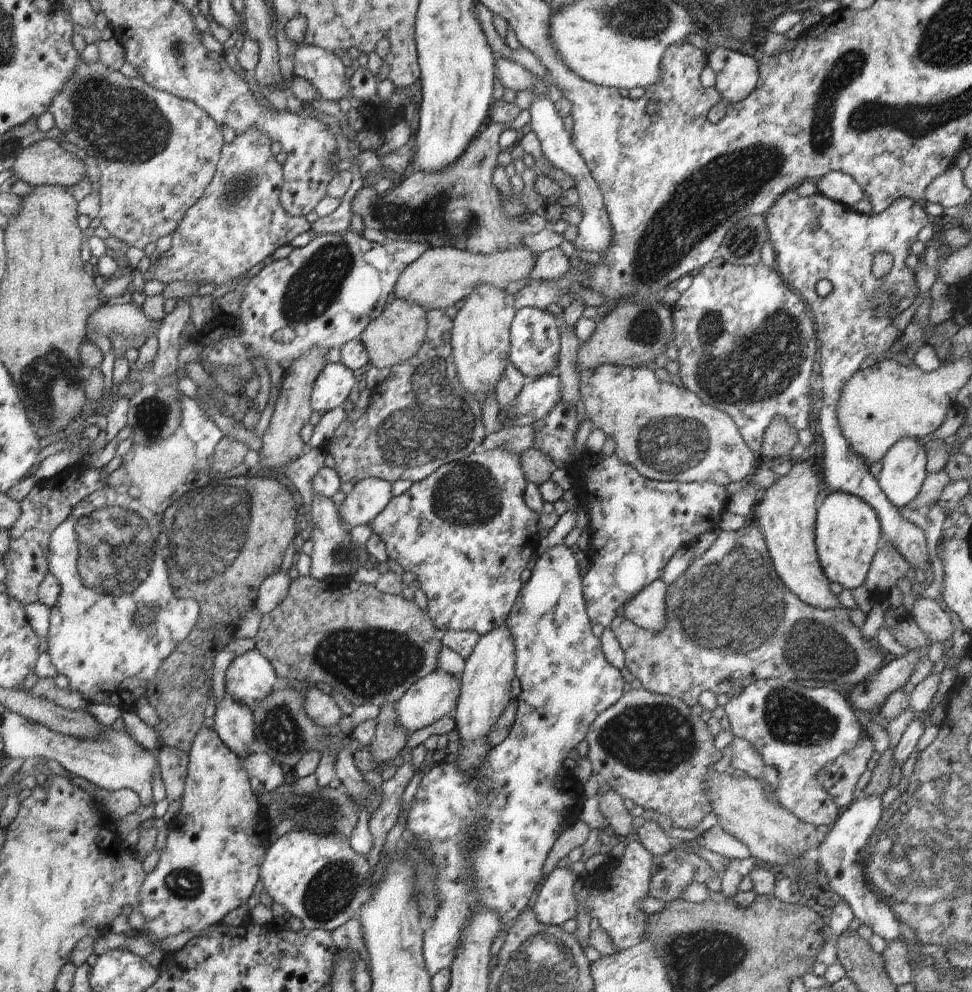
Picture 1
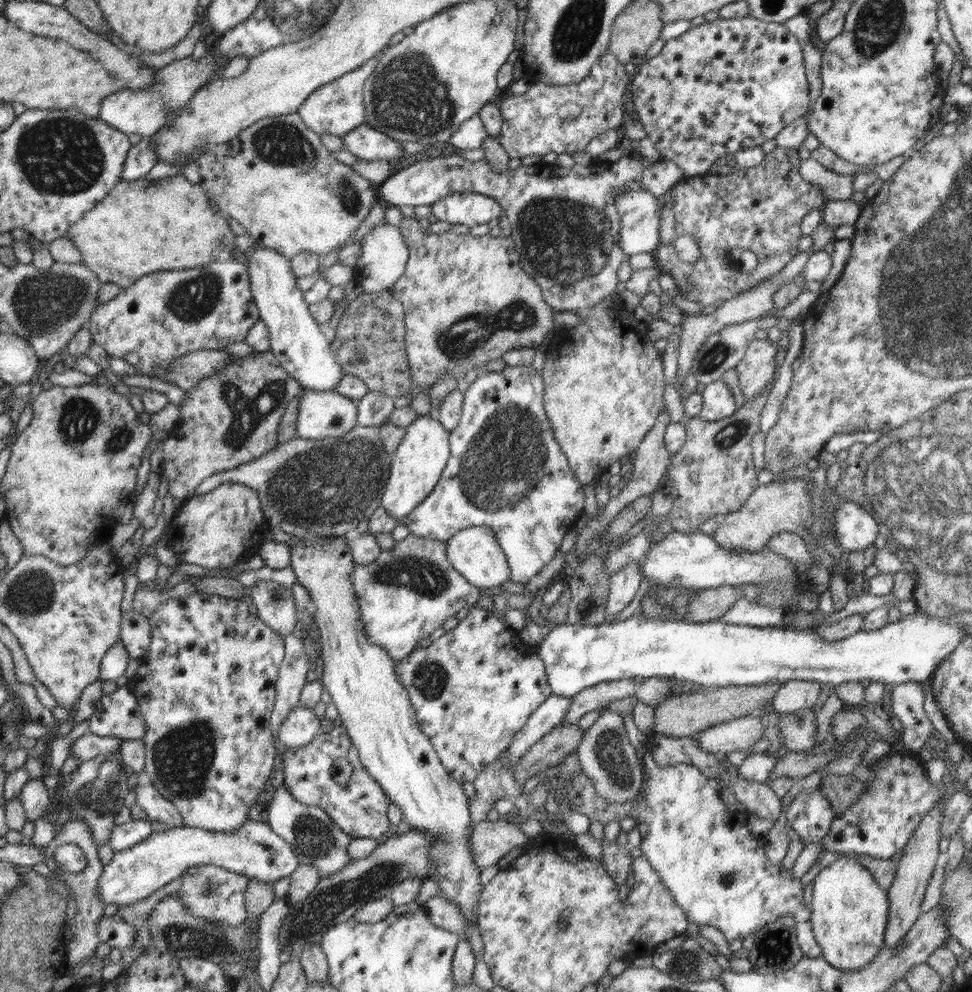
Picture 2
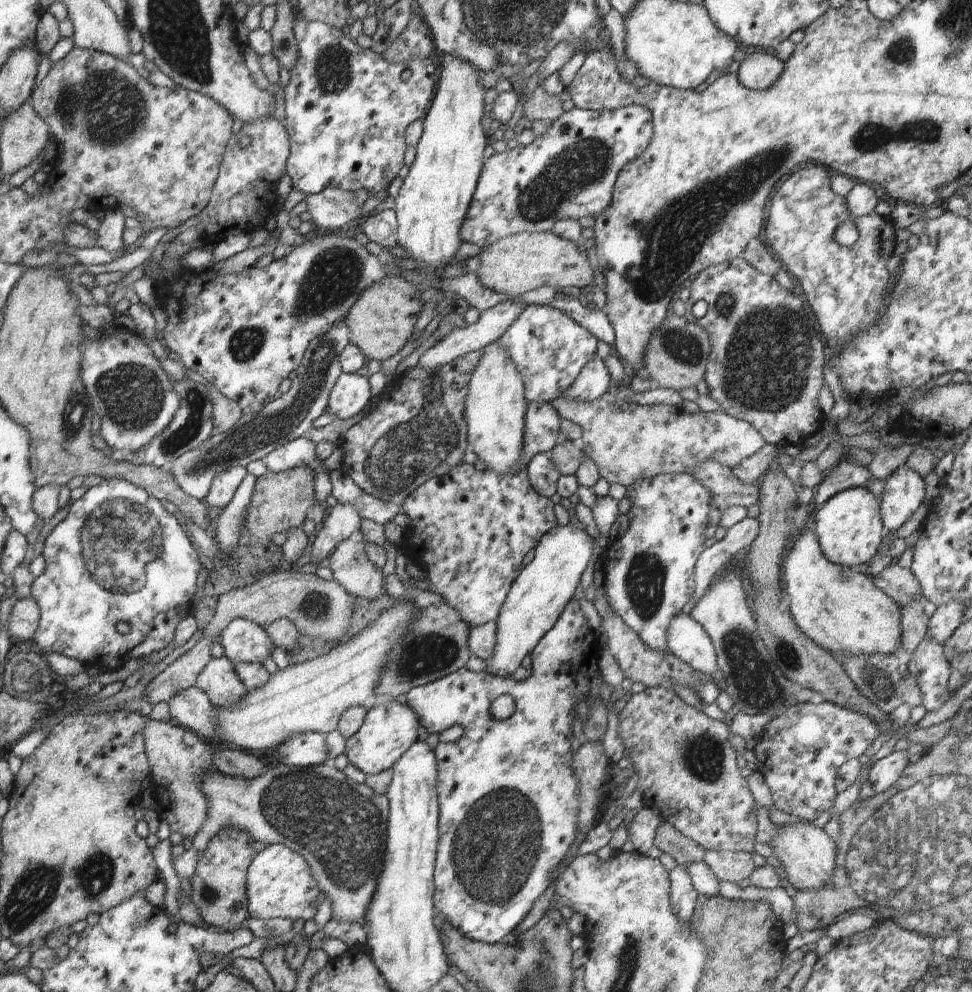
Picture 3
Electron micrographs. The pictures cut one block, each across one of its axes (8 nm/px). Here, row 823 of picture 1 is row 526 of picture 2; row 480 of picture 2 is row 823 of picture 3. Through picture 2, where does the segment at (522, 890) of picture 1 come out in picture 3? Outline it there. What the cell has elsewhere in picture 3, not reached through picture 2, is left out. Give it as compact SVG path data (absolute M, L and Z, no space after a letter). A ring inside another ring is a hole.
M570 599L560 618L554 623L554 626L544 634L540 642L536 644L531 658L533 665L531 673L527 679L516 681L512 677L500 678L492 676L486 671L474 672L466 667L458 669L456 672L443 676L438 680L429 682L411 688L405 695L406 704L418 715L421 726L426 728L428 734L440 734L442 731L448 730L453 726L461 726L464 734L452 742L452 744L439 744L433 750L437 760L437 797L439 802L439 839L436 851L435 869L433 879L435 884L435 893L433 896L434 906L437 912L442 912L446 917L446 921L450 923L460 934L467 936L468 939L481 943L496 944L502 943L504 940L510 939L515 934L518 925L527 917L532 905L536 899L554 882L558 876L555 871L556 866L560 864L562 858L566 858L568 849L576 840L576 834L579 833L579 798L578 798L578 779L571 767L573 759L572 752L572 722L574 722L575 714L579 713L581 707L590 708L590 705L598 700L607 698L608 691L603 682L602 673L598 668L597 658L601 651L600 634L594 631L587 623L587 618L582 612L580 603L575 599ZM501 694L509 694L515 702L516 710L514 714L506 720L496 720L491 717L489 708L490 703Z

